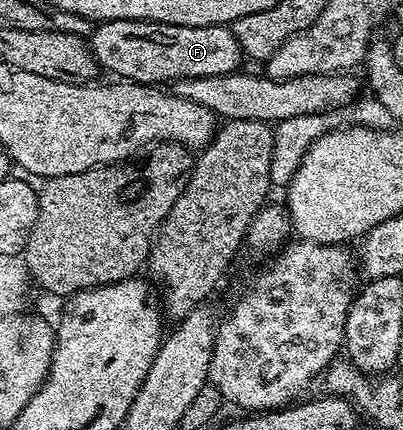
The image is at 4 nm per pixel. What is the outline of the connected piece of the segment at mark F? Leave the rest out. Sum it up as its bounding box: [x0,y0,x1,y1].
[87,21,243,86]

